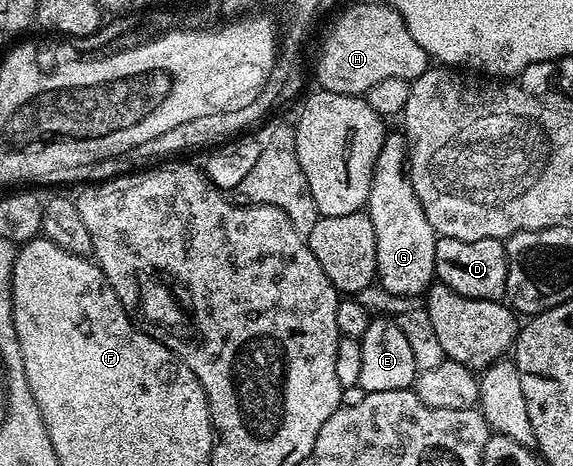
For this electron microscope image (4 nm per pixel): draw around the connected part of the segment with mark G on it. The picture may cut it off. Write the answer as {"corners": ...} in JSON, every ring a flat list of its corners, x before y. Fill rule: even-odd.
{"corners":[[386,133,385,143,375,160,371,192,367,203,367,213,375,228,375,252,377,253,376,281,389,294,402,294,409,298,412,294,424,295,435,278,435,244,438,235,427,220,421,202,415,196,415,188,409,179,407,169,407,143,400,133]]}

